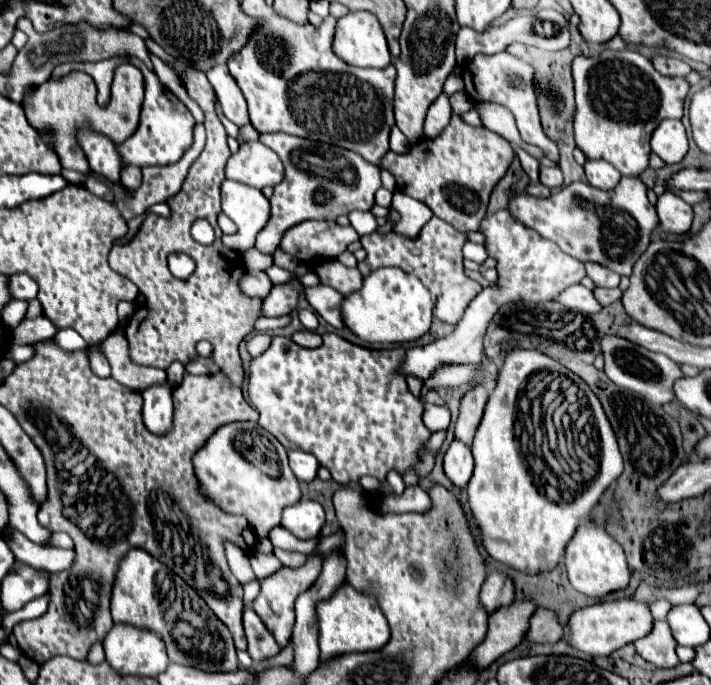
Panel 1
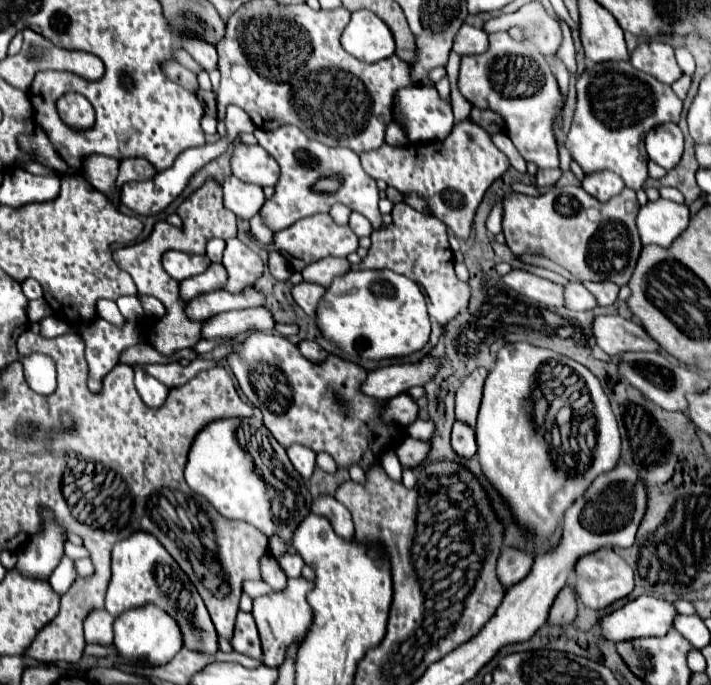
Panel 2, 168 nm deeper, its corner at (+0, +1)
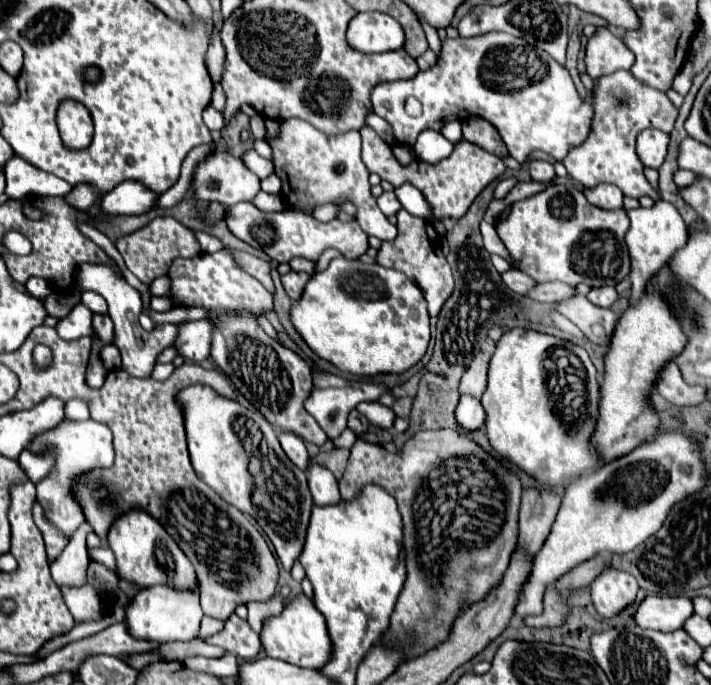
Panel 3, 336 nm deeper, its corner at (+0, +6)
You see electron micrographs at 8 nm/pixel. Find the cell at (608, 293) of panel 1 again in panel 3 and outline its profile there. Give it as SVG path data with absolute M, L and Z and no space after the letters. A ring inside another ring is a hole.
M545 282L545 284L537 284L537 288L533 288L533 292L529 292L529 298L537 300L537 302L557 304L575 294L577 294L577 290L573 286L565 286L563 282Z

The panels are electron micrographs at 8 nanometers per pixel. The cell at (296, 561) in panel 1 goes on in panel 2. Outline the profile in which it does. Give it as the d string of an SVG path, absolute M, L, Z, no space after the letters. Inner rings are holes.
M287 553L279 559L283 571L287 577L301 577L301 569L303 569L303 559L297 553Z

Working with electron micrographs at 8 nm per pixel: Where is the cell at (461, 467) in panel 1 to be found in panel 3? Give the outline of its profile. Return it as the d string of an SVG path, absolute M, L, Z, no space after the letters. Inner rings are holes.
M461 396L455 418L457 418L459 428L463 428L465 432L475 432L481 428L481 424L485 424L483 406L479 400L475 400L471 396Z

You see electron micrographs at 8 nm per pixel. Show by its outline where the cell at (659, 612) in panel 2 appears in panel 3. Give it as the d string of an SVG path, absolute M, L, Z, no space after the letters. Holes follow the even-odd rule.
M647 596L633 620L641 628L673 632L683 626L683 622L693 614L693 604L687 598L667 598L667 596Z

